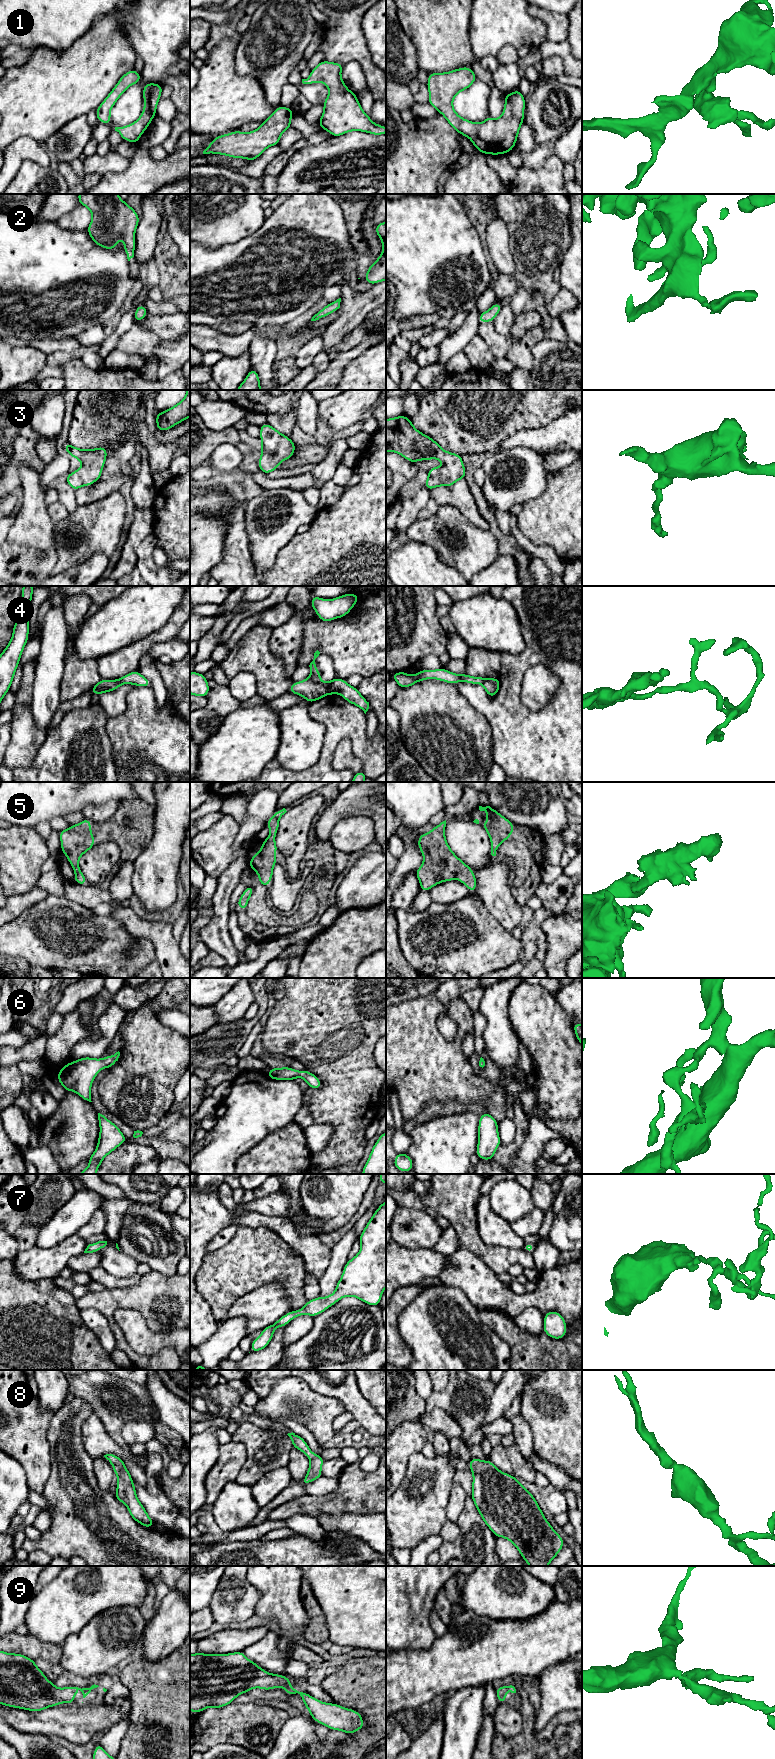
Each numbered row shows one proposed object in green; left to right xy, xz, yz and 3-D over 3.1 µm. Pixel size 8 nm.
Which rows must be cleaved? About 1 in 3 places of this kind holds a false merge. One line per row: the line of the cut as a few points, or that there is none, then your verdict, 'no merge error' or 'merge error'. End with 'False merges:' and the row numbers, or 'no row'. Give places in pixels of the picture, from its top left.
1: cut none; no merge error
2: cut none; no merge error
3: cut none; no merge error
4: cut xz (308, 678), (323, 684), (330, 693); merge error
5: cut none; no merge error
6: cut none; no merge error
7: cut none; no merge error
8: cut none; no merge error
9: cut none; no merge error
False merges: 4

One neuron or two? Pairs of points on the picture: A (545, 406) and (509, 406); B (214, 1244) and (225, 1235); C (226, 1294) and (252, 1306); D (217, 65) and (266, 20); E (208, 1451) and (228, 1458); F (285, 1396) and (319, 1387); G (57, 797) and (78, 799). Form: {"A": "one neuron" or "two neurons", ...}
{"A": "one neuron", "B": "one neuron", "C": "two neurons", "D": "two neurons", "E": "two neurons", "F": "two neurons", "G": "one neuron"}

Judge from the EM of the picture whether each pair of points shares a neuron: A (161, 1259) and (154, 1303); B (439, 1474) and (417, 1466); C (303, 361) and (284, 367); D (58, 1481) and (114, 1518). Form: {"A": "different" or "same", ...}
{"A": "different", "B": "same", "C": "different", "D": "same"}

